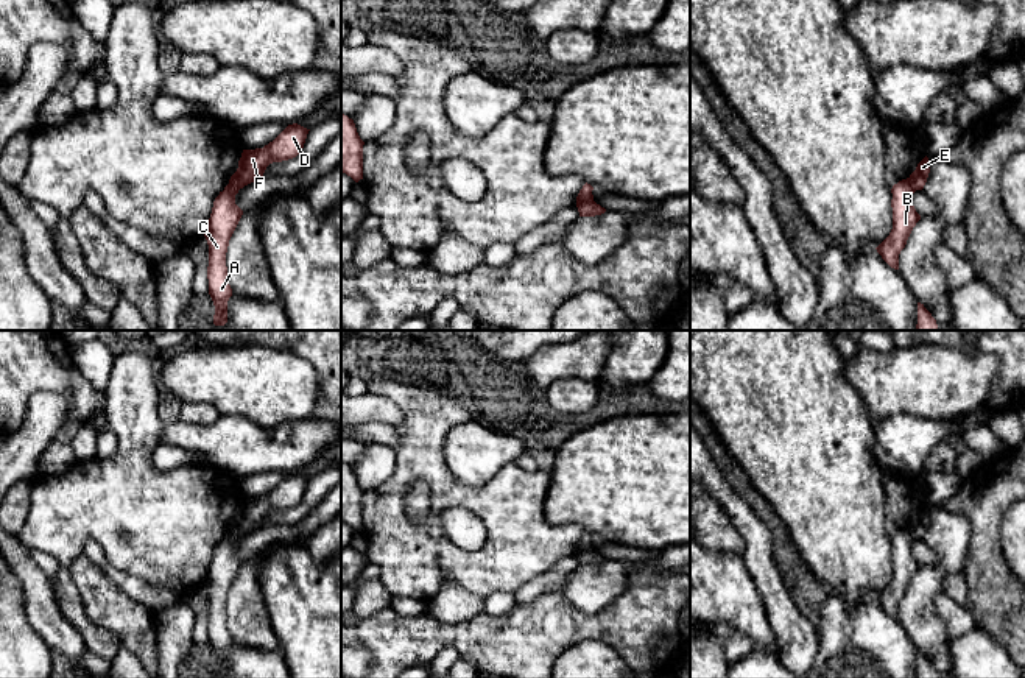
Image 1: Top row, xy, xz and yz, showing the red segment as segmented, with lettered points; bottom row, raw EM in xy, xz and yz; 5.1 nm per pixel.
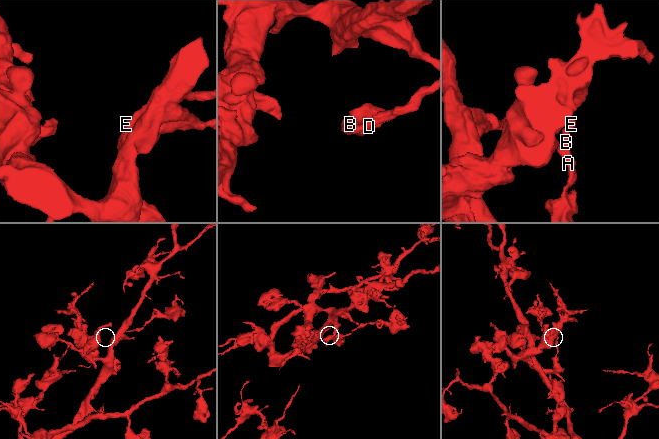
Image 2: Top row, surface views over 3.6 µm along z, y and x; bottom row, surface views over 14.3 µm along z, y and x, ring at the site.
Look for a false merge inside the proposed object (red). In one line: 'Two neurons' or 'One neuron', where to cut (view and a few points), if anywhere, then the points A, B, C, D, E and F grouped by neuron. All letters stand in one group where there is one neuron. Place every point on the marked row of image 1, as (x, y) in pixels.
Two neurons. Split along xz (592, 200), (577, 204). Groups: A B C / D E F

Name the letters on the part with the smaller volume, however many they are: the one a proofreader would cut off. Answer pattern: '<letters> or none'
D, E, F

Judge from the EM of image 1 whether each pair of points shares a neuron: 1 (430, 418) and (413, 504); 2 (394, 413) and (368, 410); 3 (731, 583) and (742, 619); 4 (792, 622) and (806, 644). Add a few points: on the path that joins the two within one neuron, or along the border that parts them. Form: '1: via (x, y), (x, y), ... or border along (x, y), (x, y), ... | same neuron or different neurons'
1: border along (422, 477), (408, 491), (405, 515) | different neurons
2: via (388, 413), (374, 410) | same neuron
3: via (731, 593), (742, 610) | same neuron
4: via (792, 627), (801, 639) | same neuron

